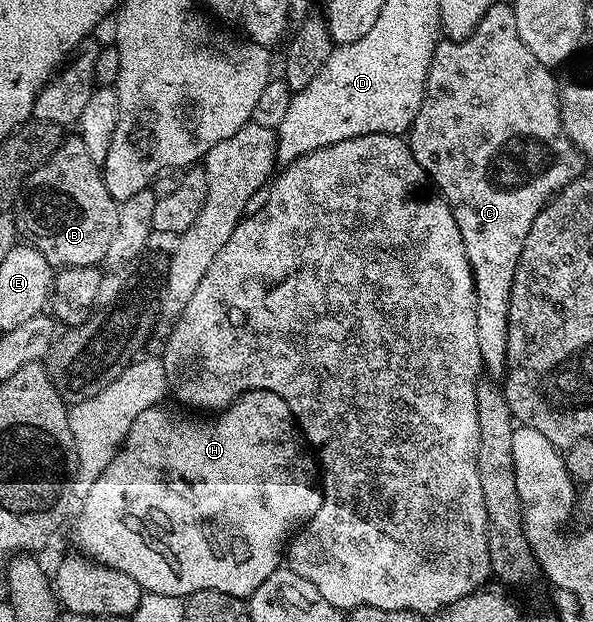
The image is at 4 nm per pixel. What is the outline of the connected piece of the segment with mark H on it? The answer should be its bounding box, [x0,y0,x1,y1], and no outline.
[73,391,321,600]

